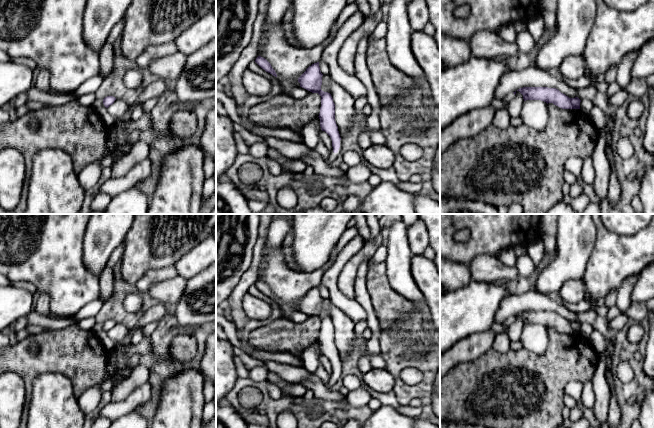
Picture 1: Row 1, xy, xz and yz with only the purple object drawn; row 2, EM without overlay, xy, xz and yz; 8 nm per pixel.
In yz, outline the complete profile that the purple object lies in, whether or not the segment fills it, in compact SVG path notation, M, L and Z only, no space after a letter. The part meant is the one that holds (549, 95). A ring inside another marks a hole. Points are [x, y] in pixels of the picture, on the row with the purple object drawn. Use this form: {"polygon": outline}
{"polygon": "M523 87L518 89L522 95L524 101L526 100L541 100L554 105L562 109L580 109L581 100L578 97L569 98L565 94L561 93L556 88L548 87Z"}

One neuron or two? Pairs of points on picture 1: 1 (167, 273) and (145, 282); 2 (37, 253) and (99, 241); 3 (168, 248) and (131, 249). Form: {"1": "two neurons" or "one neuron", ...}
{"1": "one neuron", "2": "two neurons", "3": "one neuron"}

